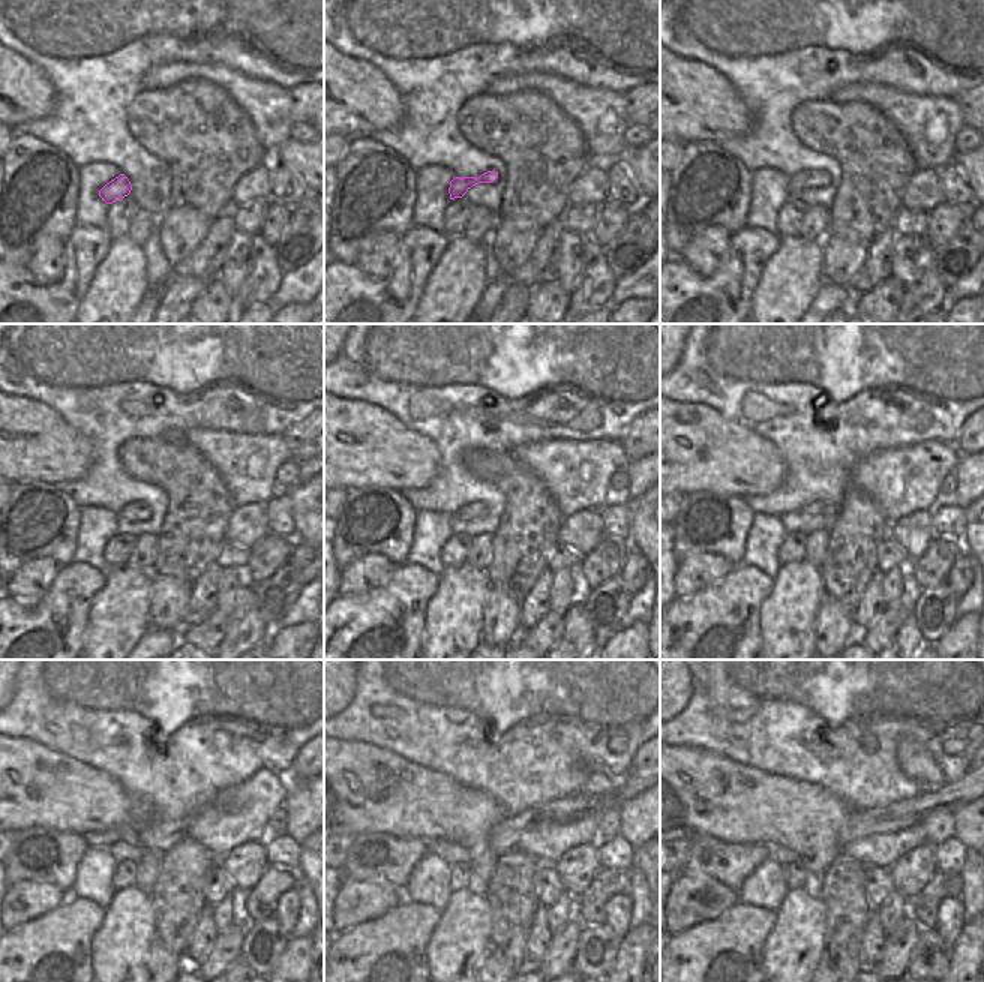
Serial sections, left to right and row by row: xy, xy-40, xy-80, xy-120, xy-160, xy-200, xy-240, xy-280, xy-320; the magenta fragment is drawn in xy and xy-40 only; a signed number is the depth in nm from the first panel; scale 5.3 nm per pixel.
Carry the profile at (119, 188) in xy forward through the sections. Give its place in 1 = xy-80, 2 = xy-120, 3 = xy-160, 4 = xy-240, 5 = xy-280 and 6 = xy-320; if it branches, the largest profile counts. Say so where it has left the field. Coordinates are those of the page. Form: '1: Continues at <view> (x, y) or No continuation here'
1: Continues at xy-80 (801, 180)
2: Continues at xy-120 (138, 511)
3: Continues at xy-160 (479, 510)
4: Continues at xy-240 (161, 838)
5: Continues at xy-280 (504, 837)
6: Continues at xy-320 (950, 796).

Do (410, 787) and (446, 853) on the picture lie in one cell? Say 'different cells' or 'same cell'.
different cells

